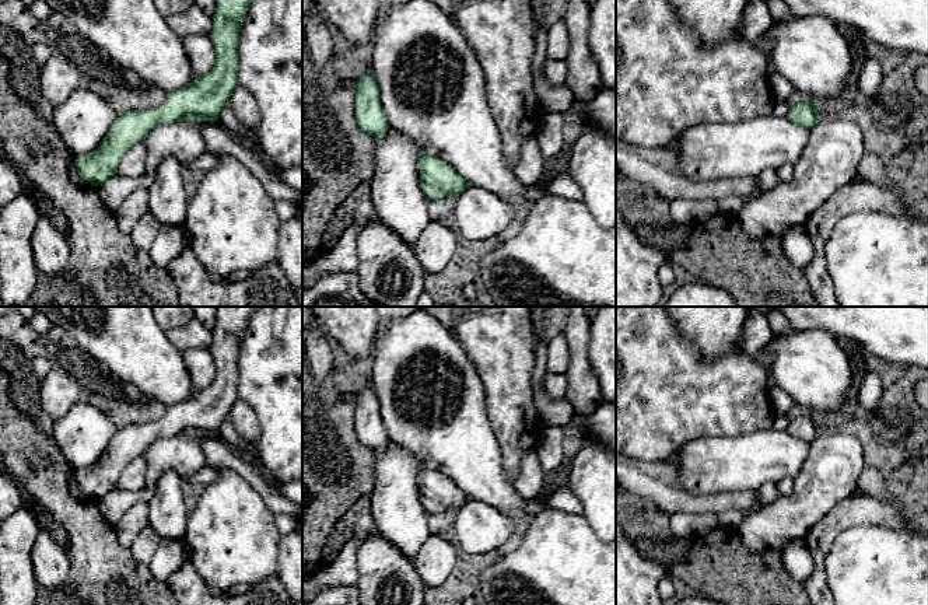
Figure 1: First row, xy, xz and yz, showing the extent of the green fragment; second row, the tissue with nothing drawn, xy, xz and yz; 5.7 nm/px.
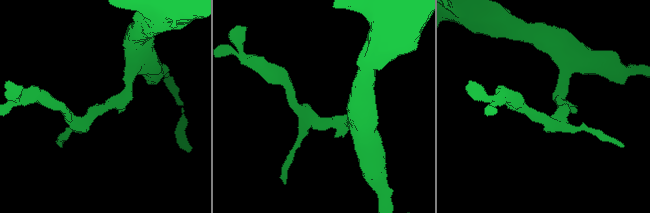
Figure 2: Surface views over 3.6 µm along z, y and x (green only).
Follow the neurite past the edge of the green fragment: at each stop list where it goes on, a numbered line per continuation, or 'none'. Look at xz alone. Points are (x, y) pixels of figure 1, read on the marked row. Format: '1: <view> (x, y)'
1: xz (479, 214)

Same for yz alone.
1: yz (830, 158)

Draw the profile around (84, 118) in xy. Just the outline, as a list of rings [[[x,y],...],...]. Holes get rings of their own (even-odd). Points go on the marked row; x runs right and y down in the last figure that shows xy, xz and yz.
[[[83,85],[55,106],[53,126],[73,155],[95,150],[119,113],[95,91]]]

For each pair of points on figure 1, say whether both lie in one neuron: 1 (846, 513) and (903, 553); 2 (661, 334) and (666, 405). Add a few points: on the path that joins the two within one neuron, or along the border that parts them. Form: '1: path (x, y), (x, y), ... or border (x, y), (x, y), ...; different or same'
1: border (893, 527), (854, 524), (844, 528), (833, 542); different
2: path (661, 352), (662, 387); same

